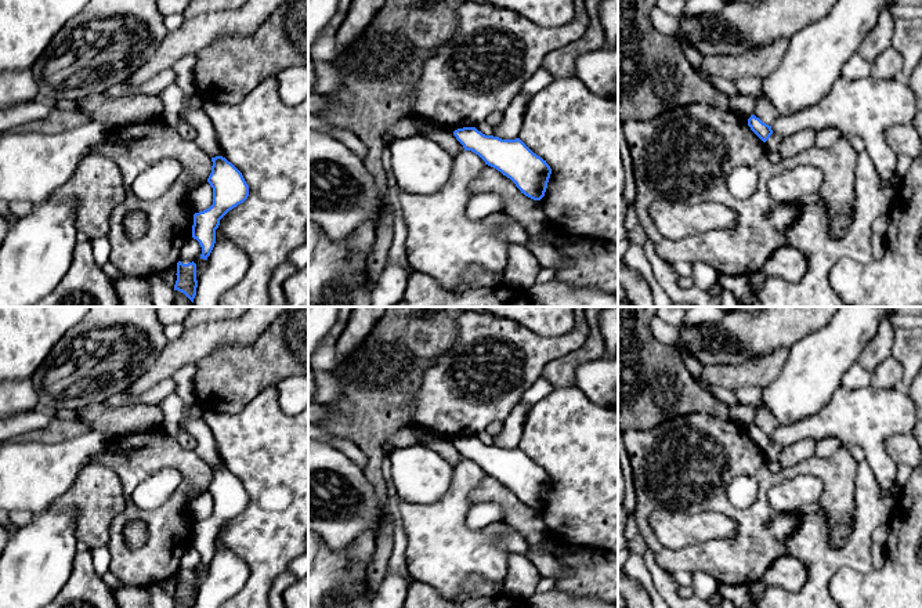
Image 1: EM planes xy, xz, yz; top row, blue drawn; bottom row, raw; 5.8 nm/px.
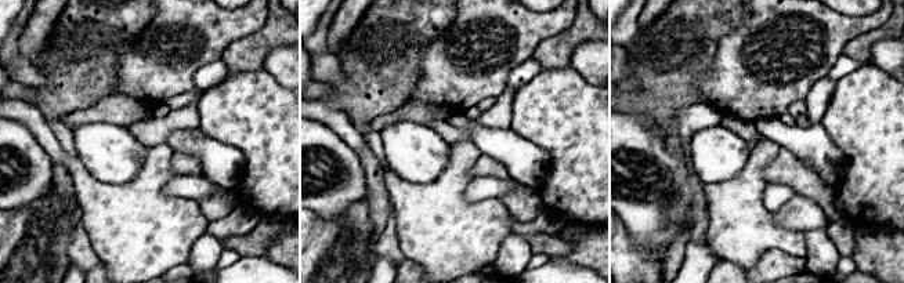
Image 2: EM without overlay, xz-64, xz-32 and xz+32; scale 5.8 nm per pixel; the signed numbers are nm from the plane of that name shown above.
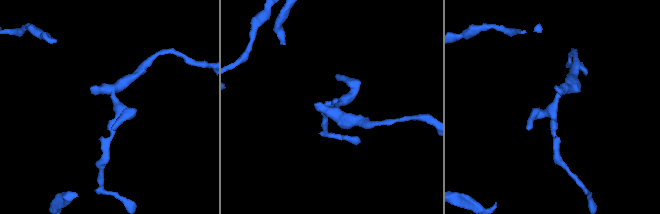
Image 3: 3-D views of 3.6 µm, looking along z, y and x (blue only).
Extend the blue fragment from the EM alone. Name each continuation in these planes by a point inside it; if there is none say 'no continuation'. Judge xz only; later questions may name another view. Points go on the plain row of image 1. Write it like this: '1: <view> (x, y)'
no continuation

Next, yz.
no continuation

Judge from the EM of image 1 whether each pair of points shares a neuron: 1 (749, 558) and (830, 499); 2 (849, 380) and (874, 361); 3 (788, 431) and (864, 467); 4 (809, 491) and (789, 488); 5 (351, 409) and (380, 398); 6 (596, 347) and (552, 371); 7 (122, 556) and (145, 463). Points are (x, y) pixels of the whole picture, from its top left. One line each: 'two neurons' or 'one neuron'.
1: one neuron
2: two neurons
3: two neurons
4: one neuron
5: one neuron
6: one neuron
7: one neuron

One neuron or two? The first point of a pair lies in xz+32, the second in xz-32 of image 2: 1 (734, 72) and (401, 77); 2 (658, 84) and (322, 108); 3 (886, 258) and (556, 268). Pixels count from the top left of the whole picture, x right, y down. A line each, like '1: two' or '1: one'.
1: two
2: two
3: two

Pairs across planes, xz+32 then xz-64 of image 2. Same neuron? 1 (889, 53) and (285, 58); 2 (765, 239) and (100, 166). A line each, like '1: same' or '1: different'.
1: same
2: different

